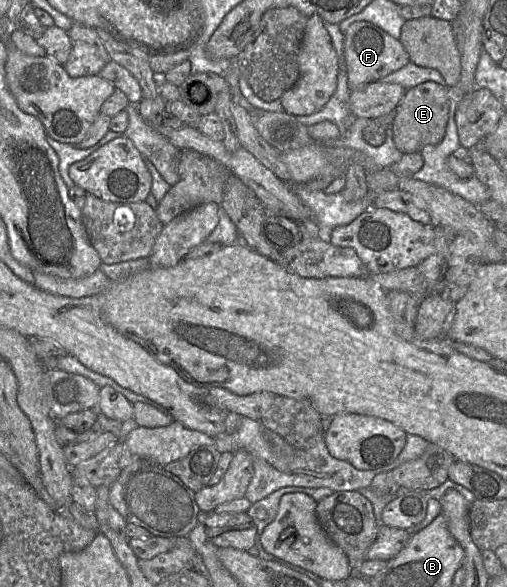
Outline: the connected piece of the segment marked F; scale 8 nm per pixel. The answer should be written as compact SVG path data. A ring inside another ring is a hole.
M357 21L349 26L344 36L344 55L350 92L377 82L411 62L399 39L367 21Z

